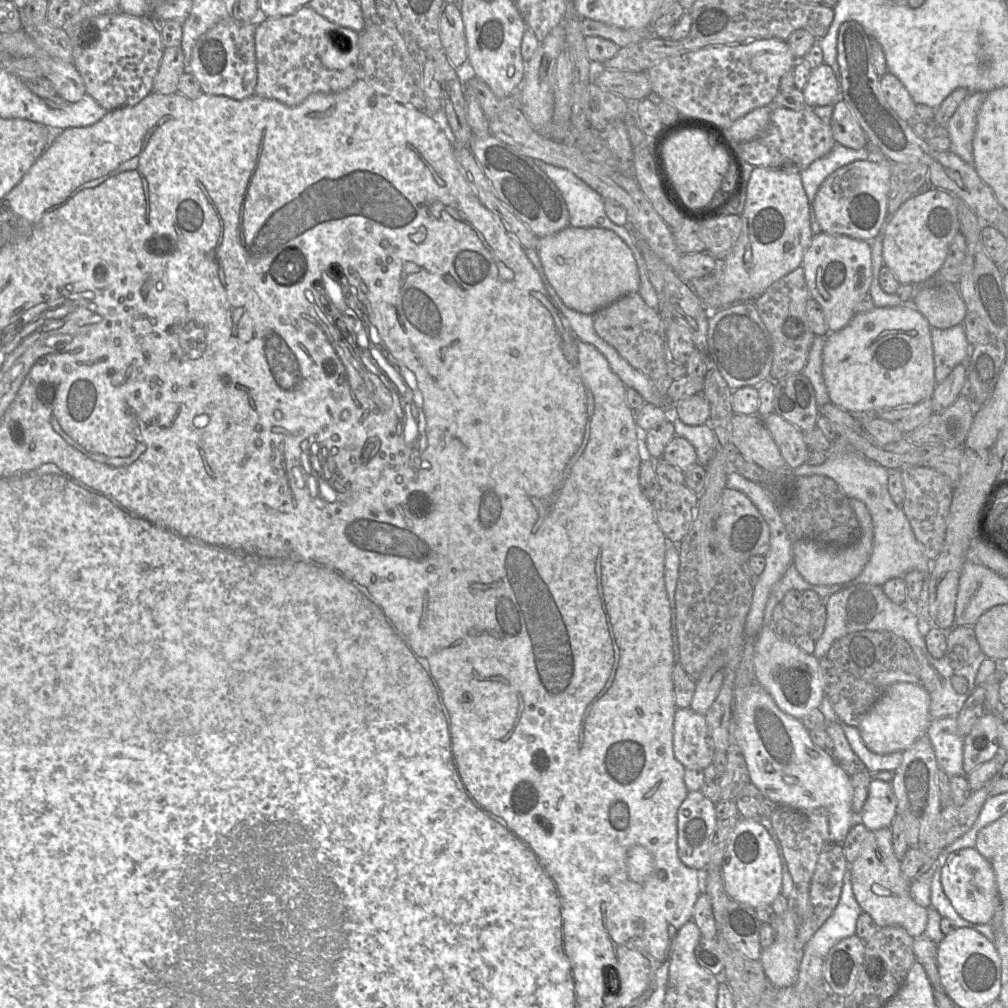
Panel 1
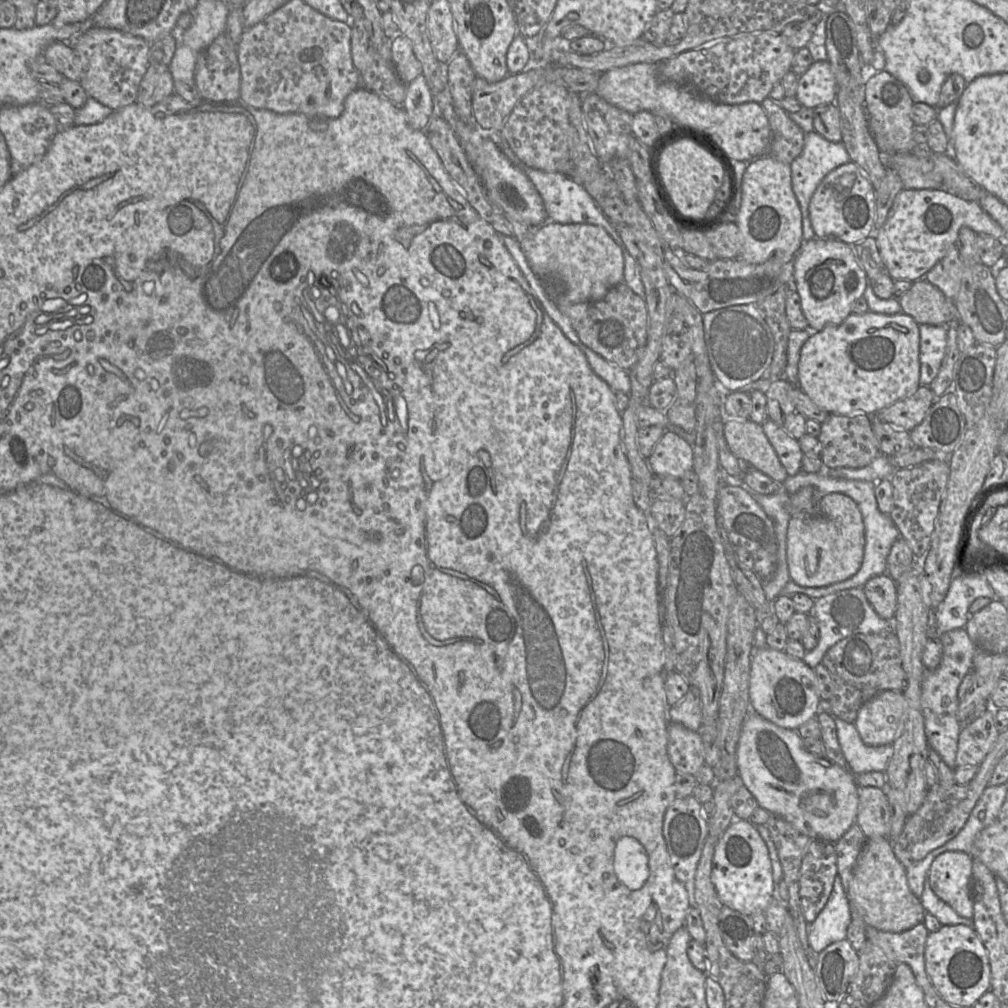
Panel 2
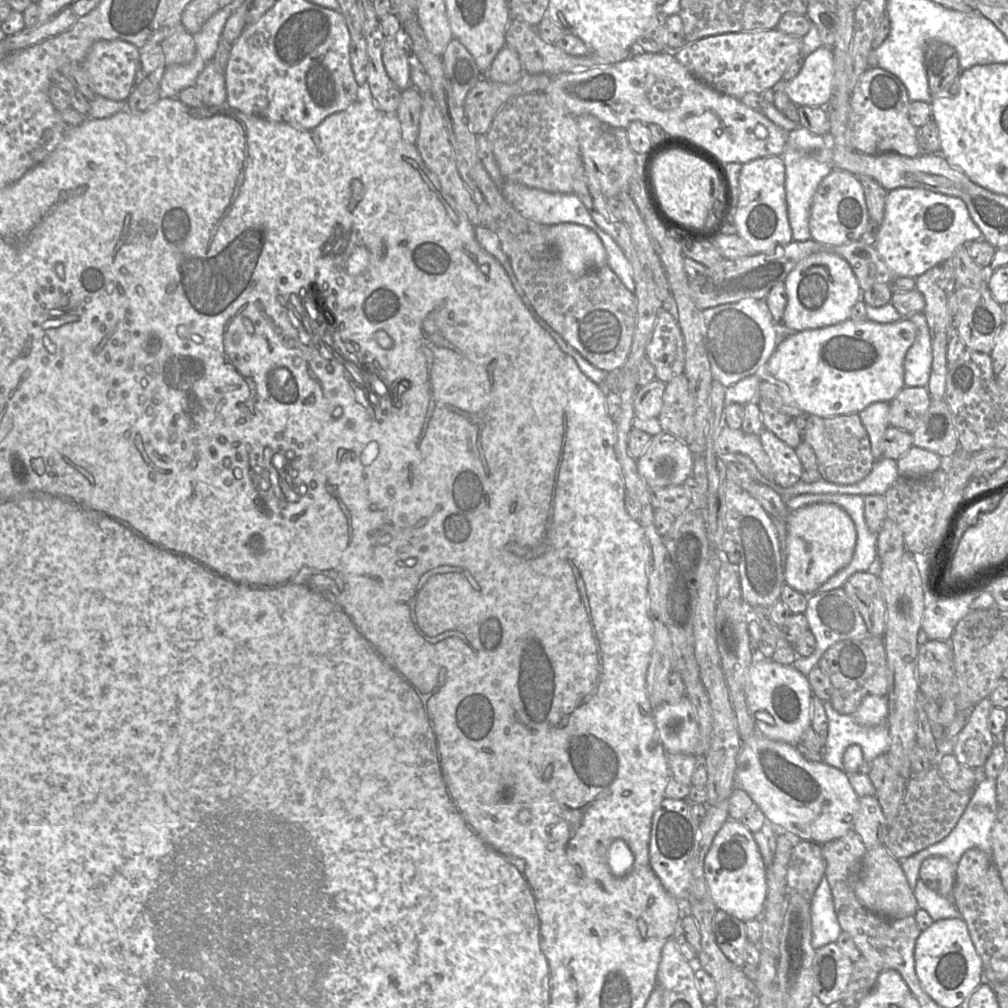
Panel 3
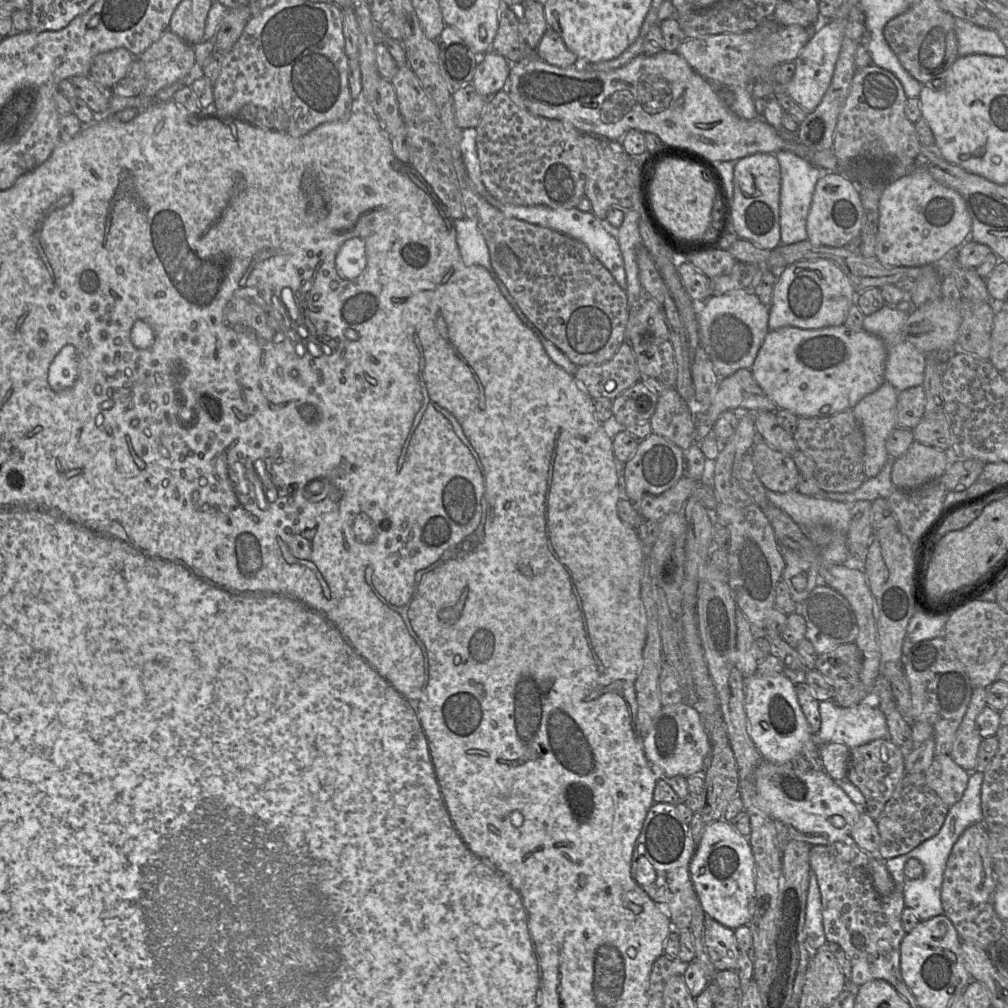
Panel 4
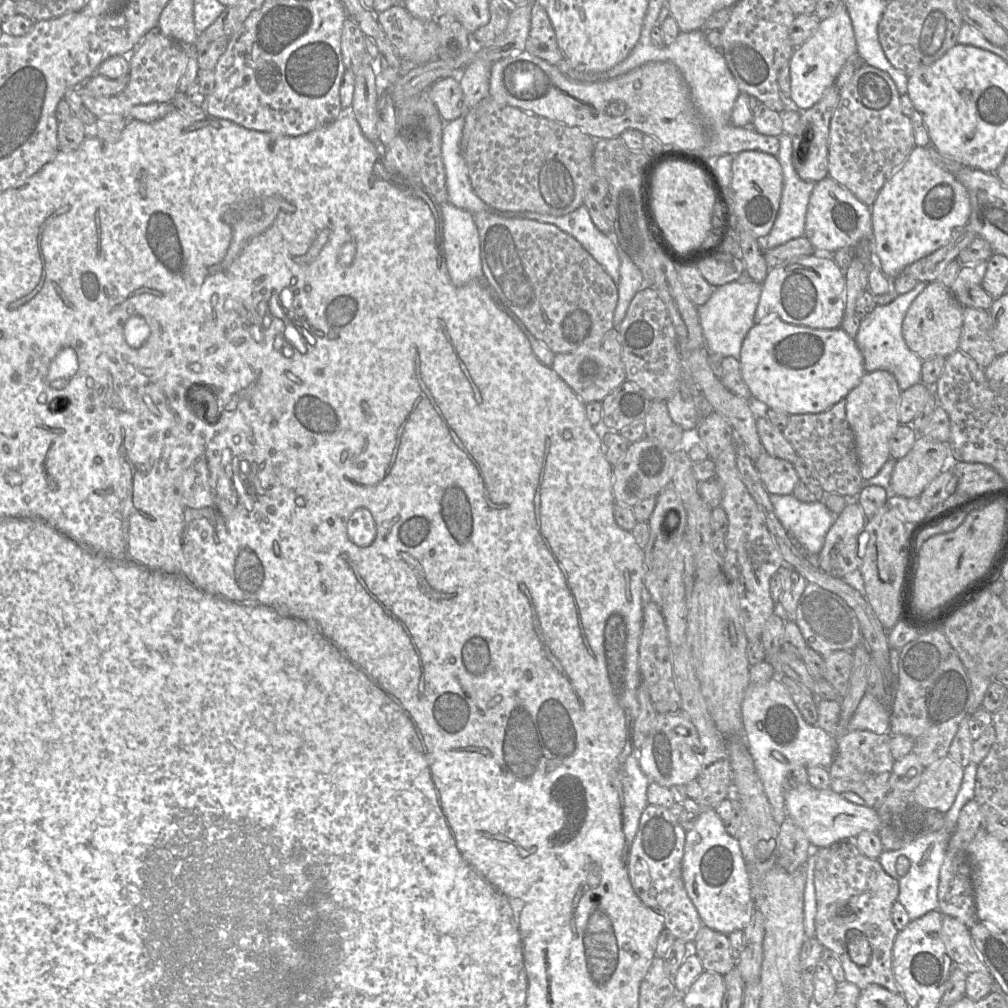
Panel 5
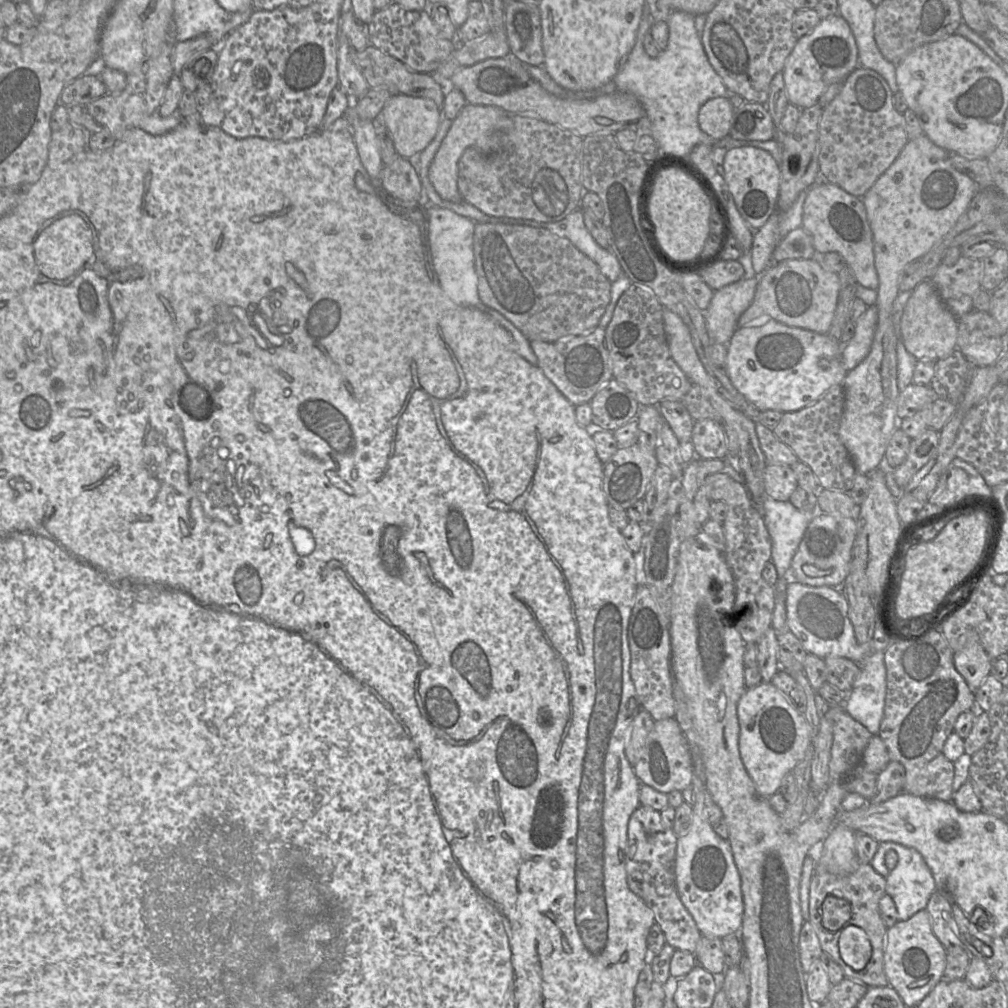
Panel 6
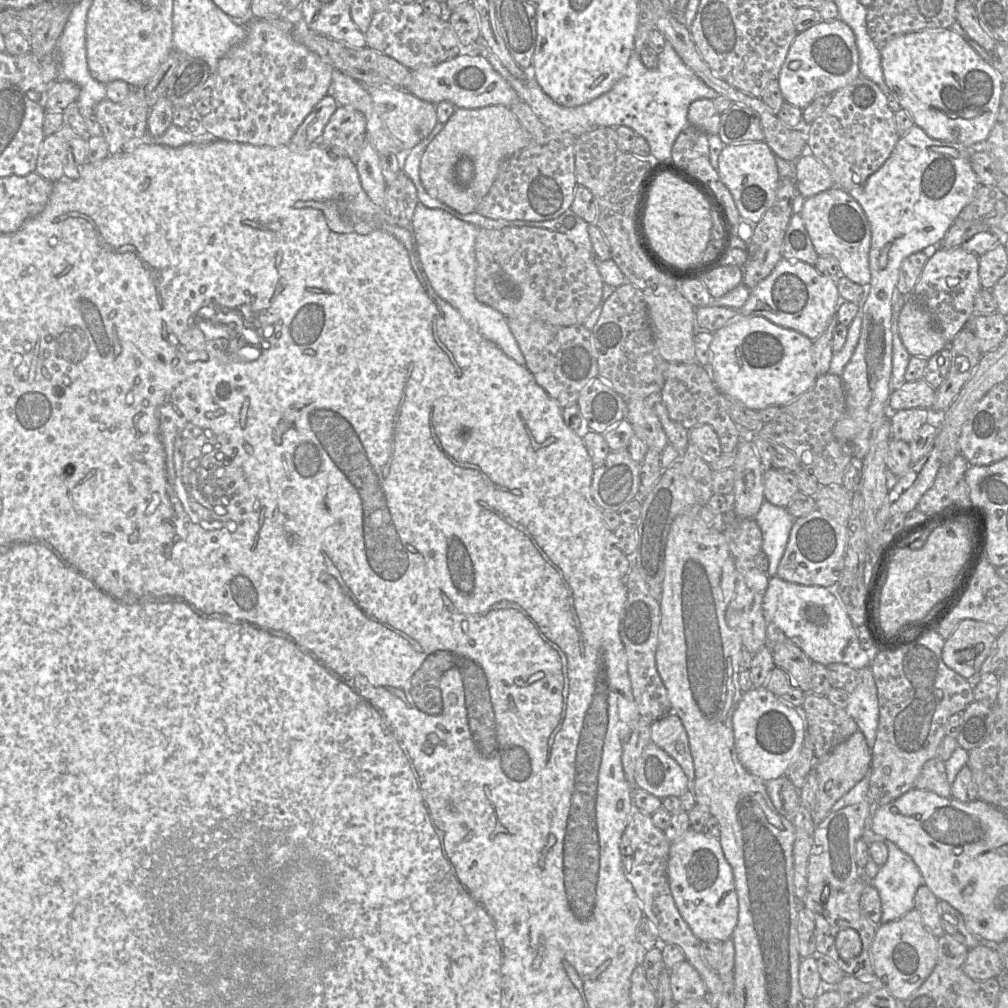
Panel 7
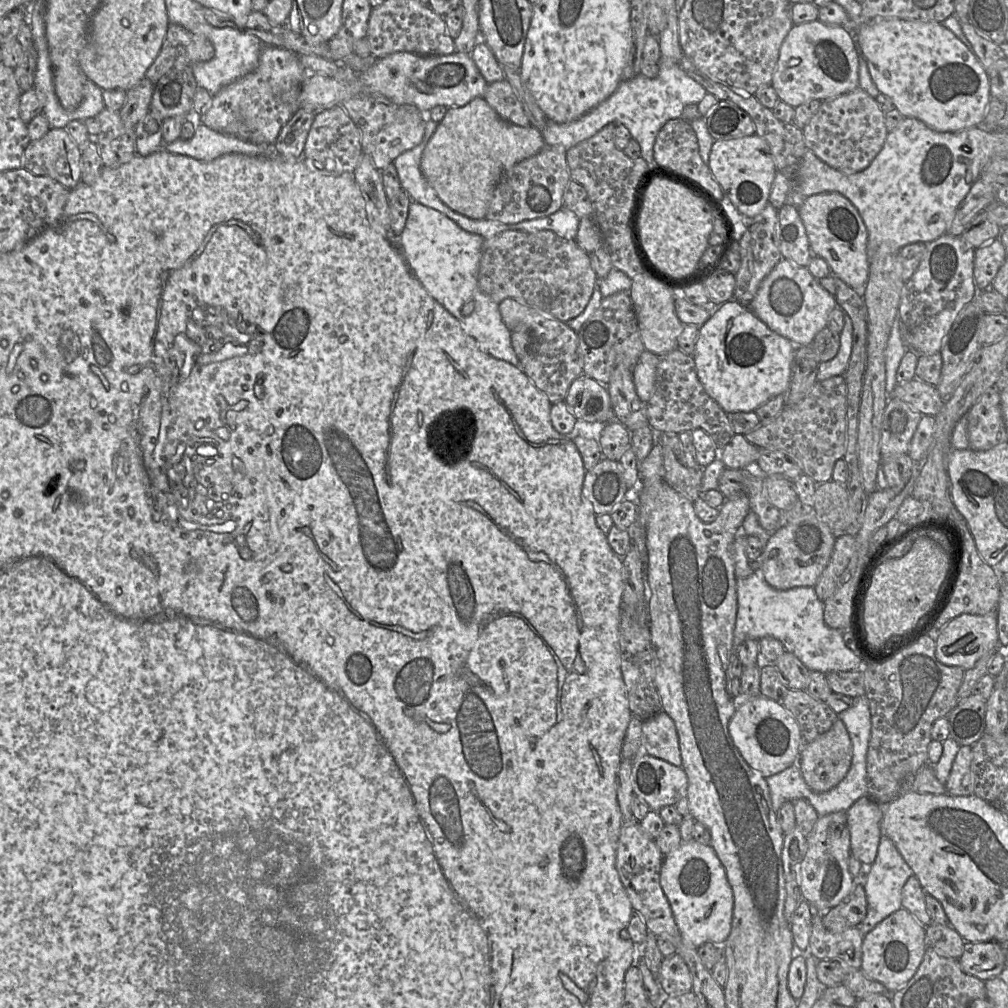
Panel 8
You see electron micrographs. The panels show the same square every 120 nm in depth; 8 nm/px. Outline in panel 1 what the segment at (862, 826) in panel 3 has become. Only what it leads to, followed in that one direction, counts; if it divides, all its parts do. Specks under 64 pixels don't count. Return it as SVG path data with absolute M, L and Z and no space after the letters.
M872 780L863 810L857 820L869 831L891 826L897 814L897 798L891 783Z

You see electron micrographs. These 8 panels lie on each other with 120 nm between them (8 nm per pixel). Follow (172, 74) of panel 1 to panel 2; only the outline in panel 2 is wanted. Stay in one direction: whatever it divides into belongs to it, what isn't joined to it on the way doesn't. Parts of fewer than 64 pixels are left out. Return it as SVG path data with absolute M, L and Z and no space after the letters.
M149 65L137 93L138 105L153 106L174 94L174 81L169 66Z

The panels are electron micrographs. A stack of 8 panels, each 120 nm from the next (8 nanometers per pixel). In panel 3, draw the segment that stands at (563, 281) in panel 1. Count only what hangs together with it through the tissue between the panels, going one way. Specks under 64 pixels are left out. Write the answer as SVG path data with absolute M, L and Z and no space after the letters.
M575 223L542 225L547 227L547 241L555 248L564 266L575 276L583 276L591 270L607 265L605 247L599 236L590 228Z

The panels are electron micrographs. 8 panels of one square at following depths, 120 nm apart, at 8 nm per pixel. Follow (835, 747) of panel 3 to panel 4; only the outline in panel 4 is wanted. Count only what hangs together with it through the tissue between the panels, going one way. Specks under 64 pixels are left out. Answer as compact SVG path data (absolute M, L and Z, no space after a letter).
M871 699L852 707L840 707L833 700L819 702L821 726L813 741L819 745L839 743L852 749L878 739L889 739L888 727L884 714L872 703Z

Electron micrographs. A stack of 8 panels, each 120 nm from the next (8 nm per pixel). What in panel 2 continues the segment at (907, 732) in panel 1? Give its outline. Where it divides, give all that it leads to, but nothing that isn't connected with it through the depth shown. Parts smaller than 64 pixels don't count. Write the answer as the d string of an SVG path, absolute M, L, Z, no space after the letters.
M884 691L860 708L854 724L865 744L893 744L901 731L905 710L906 700L901 691Z

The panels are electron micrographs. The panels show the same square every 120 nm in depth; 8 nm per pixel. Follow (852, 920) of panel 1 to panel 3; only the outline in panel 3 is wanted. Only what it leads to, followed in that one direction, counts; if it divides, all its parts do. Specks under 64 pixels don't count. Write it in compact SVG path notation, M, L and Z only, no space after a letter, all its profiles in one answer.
M825 878L818 885L811 901L811 945L815 950L835 943L842 933L834 908L833 897Z

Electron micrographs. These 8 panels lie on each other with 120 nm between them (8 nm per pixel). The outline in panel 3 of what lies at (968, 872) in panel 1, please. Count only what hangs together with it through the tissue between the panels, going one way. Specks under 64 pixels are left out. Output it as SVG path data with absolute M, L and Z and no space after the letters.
M945 857L925 859L919 869L919 879L937 894L951 901L951 892L956 878L956 865Z

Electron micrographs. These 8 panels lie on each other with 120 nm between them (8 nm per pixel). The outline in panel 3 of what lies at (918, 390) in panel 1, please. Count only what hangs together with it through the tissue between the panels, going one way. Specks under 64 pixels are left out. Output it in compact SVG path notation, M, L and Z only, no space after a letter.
M909 318L898 322L880 324L870 320L854 321L793 332L780 339L768 360L764 371L756 376L771 384L783 382L796 406L808 416L830 418L841 415L859 414L875 402L891 402L904 385L904 359L917 335L916 326Z

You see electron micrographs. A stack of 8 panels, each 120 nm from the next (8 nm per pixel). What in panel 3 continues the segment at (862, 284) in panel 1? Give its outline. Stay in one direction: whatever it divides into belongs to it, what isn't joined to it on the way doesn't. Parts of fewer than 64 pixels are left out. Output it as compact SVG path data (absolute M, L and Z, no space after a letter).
M827 251L814 253L800 261L787 275L784 285L787 305L782 325L791 331L828 327L850 319L851 309L863 292L849 263Z

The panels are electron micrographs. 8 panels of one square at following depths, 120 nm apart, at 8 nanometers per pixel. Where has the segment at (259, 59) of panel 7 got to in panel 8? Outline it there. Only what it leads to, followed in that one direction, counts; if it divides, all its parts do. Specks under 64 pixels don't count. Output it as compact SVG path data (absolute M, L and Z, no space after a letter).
M265 45L256 69L212 96L210 106L201 114L201 124L243 141L272 147L282 127L299 109L301 85L308 74L299 55Z

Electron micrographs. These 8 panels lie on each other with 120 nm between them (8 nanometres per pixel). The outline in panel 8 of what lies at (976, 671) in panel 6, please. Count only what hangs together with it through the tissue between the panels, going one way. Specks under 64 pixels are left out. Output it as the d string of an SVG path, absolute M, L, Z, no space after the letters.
M996 612L986 615L961 614L949 621L936 639L935 656L944 665L967 670L986 653L999 646Z

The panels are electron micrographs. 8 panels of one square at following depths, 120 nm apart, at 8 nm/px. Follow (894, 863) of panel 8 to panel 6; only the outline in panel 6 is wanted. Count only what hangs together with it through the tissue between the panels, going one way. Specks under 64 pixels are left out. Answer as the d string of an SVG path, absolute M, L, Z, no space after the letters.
M901 844L896 849L898 862L885 878L885 891L895 903L898 920L905 921L926 908L936 886L929 867L916 849Z

